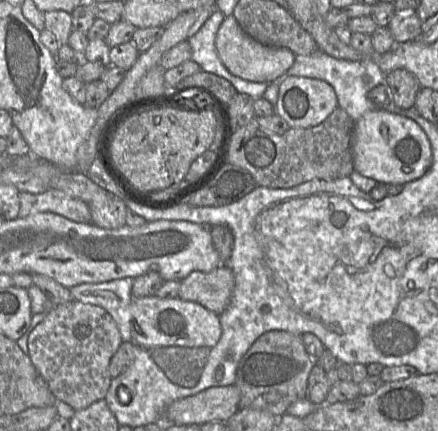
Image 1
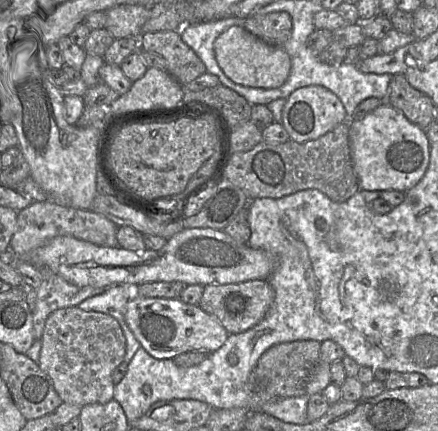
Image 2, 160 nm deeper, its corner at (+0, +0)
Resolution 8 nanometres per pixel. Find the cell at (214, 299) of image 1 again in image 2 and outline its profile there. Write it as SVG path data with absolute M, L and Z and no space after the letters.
M248 280L236 284L204 286L198 306L214 316L228 334L239 334L258 324L274 300L274 291L267 280Z

